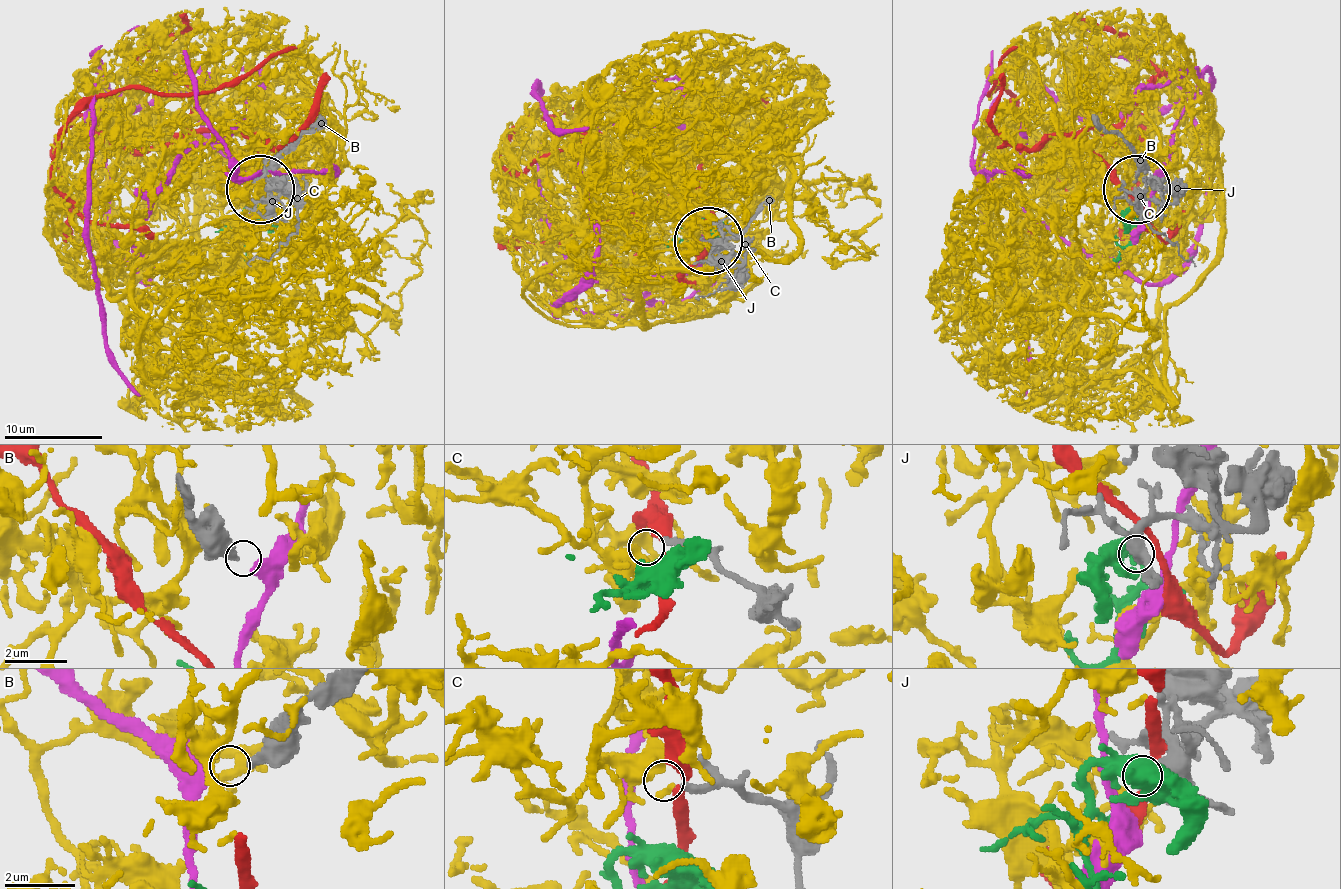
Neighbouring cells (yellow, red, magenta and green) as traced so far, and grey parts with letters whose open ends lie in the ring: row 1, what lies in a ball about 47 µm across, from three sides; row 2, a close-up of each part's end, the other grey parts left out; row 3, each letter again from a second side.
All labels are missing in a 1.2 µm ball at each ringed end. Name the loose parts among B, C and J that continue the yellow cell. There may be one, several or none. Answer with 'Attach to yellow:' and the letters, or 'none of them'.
Attach to yellow: C

